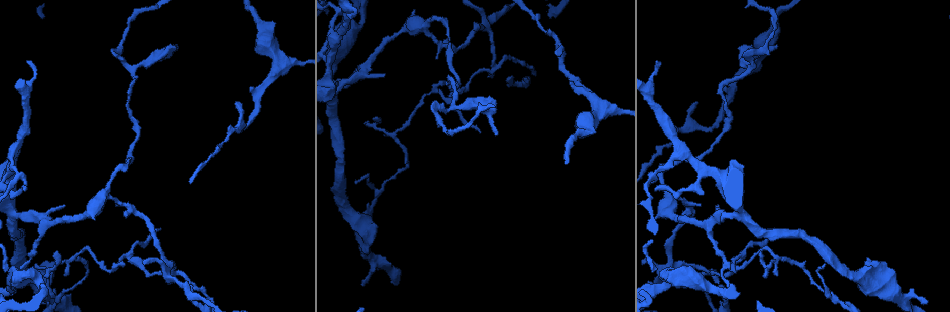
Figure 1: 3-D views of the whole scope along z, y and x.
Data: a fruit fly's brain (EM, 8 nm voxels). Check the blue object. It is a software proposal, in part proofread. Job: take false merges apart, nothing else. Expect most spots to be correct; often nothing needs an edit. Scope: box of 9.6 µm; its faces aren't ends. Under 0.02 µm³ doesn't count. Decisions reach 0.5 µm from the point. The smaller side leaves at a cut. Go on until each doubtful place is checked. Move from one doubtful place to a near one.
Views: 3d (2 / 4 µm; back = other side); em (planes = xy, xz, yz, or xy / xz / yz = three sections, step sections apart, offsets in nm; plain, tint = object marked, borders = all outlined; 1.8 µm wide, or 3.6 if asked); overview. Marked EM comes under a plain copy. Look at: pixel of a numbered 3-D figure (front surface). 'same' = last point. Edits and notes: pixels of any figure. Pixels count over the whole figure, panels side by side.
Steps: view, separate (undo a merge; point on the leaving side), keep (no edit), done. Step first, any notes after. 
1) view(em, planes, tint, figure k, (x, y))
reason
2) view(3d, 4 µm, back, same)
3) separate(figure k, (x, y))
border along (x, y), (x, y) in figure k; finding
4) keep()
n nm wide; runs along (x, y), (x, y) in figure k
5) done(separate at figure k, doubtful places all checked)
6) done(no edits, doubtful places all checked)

view(em, 3.6 µm, planes, tint, figure 1, (24, 186))
touches itself

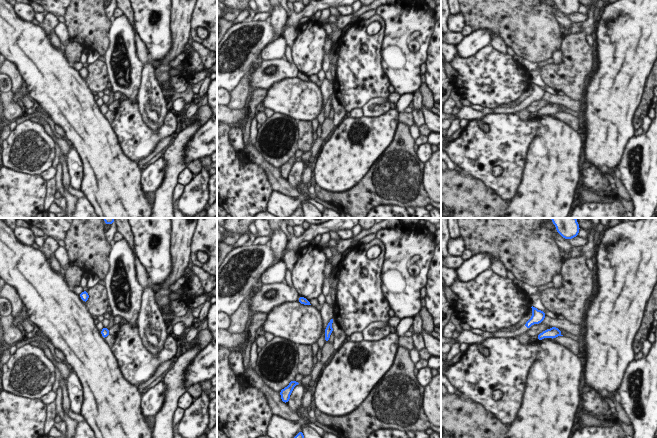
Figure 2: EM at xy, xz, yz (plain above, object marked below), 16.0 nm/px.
keep()
all the same neuron

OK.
view(em, planes, tint, figure 1, (397, 131))
sharp bend

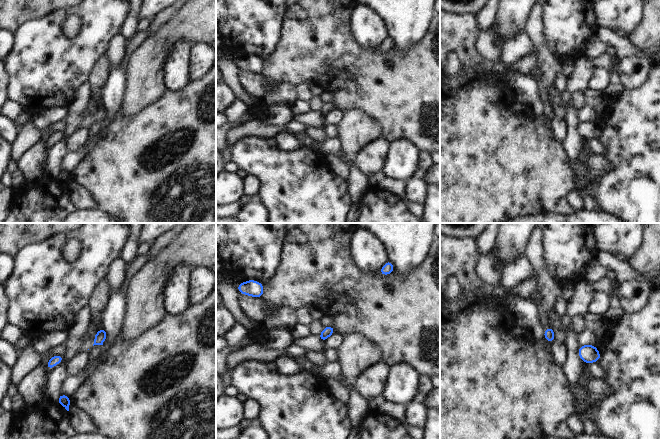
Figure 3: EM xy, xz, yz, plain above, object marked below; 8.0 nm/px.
keep()
continuous, no second neuron

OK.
view(em, xy, step 16, tint, figure 1, (128, 254))
abrupt turn

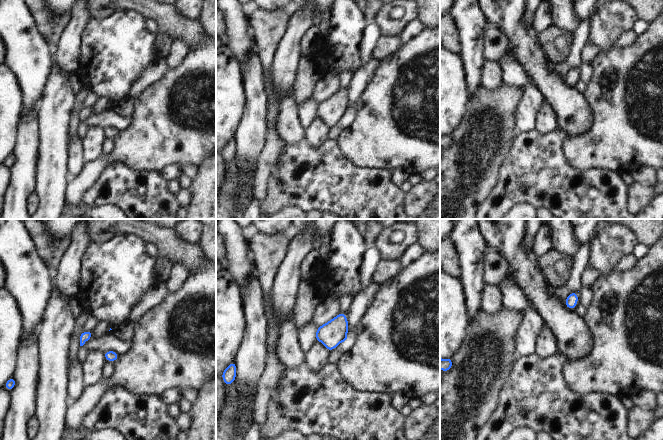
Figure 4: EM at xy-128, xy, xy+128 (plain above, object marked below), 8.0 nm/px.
view(em, planes, tint, same)

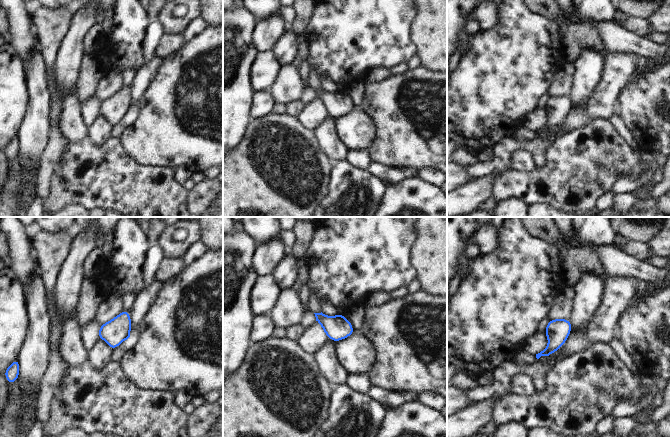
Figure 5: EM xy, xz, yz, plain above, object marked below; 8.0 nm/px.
keep()
190 nm wide; one neuron here

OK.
view(em, planes, tint, figure 1, (706, 268))
arms part here

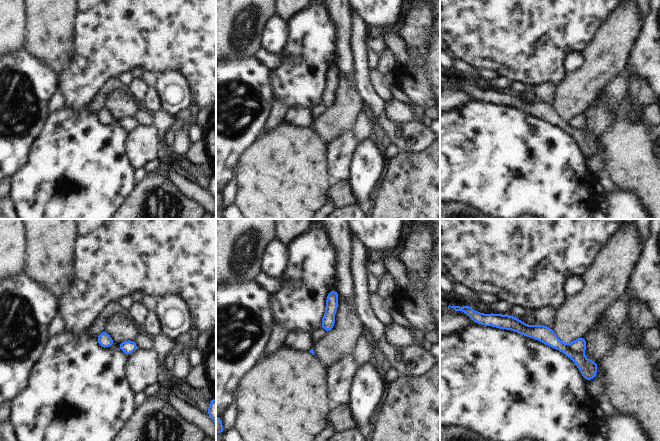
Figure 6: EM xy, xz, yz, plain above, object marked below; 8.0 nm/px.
separate(figure 6, (579, 345))
border along (567, 344), (570, 349), (582, 354) in figure 6; two neurons meet here

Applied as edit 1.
view(overview)
redraw

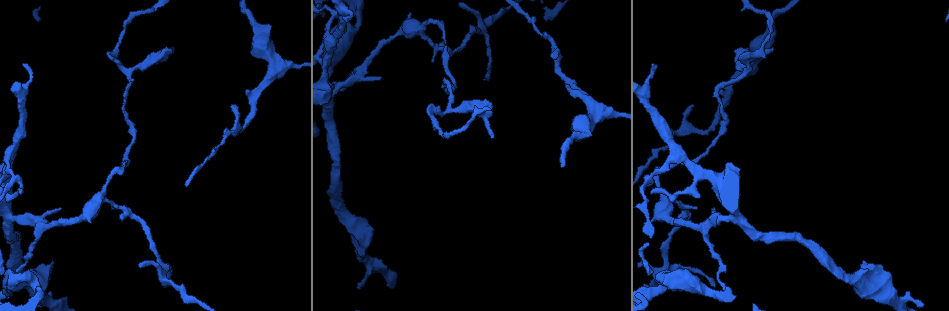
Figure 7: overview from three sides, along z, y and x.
view(em, yz, step 4, tint, figure 7, (481, 32))
arms part here

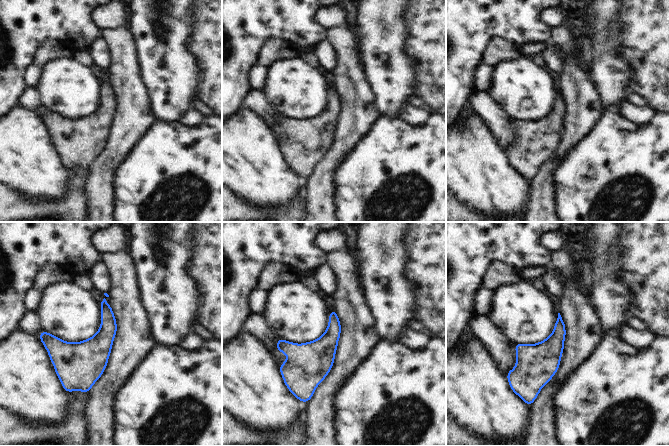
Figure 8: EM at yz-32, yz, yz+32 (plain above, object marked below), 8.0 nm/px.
keep()
200 nm wide; one neuron here

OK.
view(em, planes, tint, figure 7, (40, 228))
thick turns thin

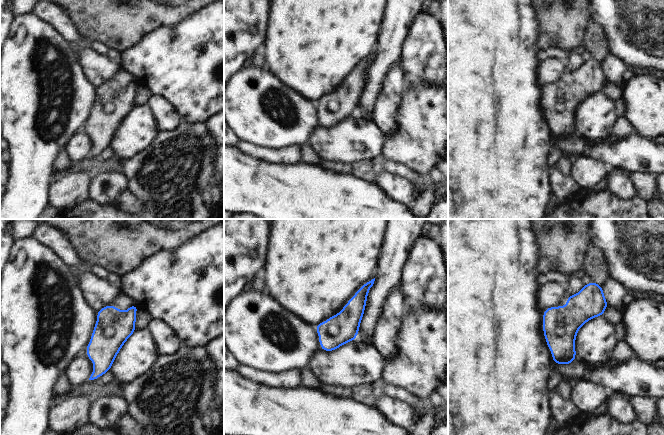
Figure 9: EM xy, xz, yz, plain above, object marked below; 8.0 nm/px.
keep()
runs along (369, 284), (348, 320), (323, 347) in figure 9; continuous, no second neuron

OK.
view(em, xz, step 16, tint, figure 7, (330, 102))
sudden change in width

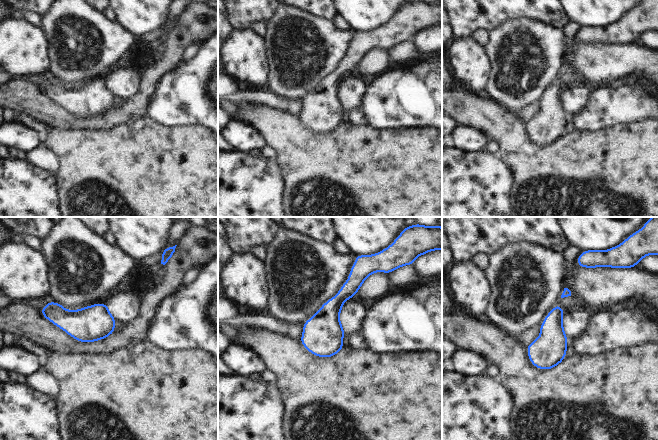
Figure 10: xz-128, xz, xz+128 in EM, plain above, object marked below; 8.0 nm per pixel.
view(em, planes, tint, same)
cut it another way

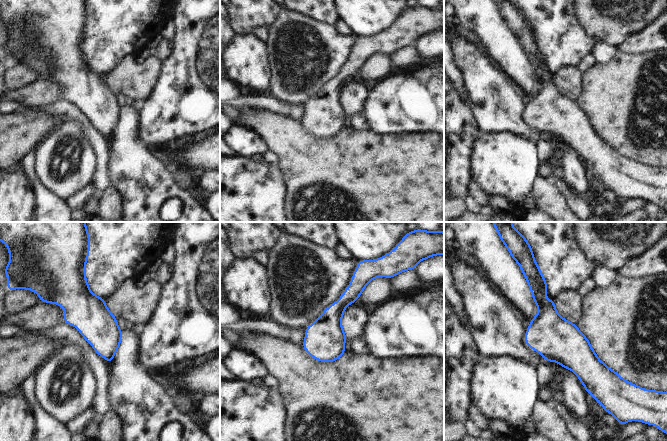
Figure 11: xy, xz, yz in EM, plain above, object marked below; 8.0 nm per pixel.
keep()
300 nm wide; all the same neuron

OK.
done(separate at figure 6, doubtful places all checked)

